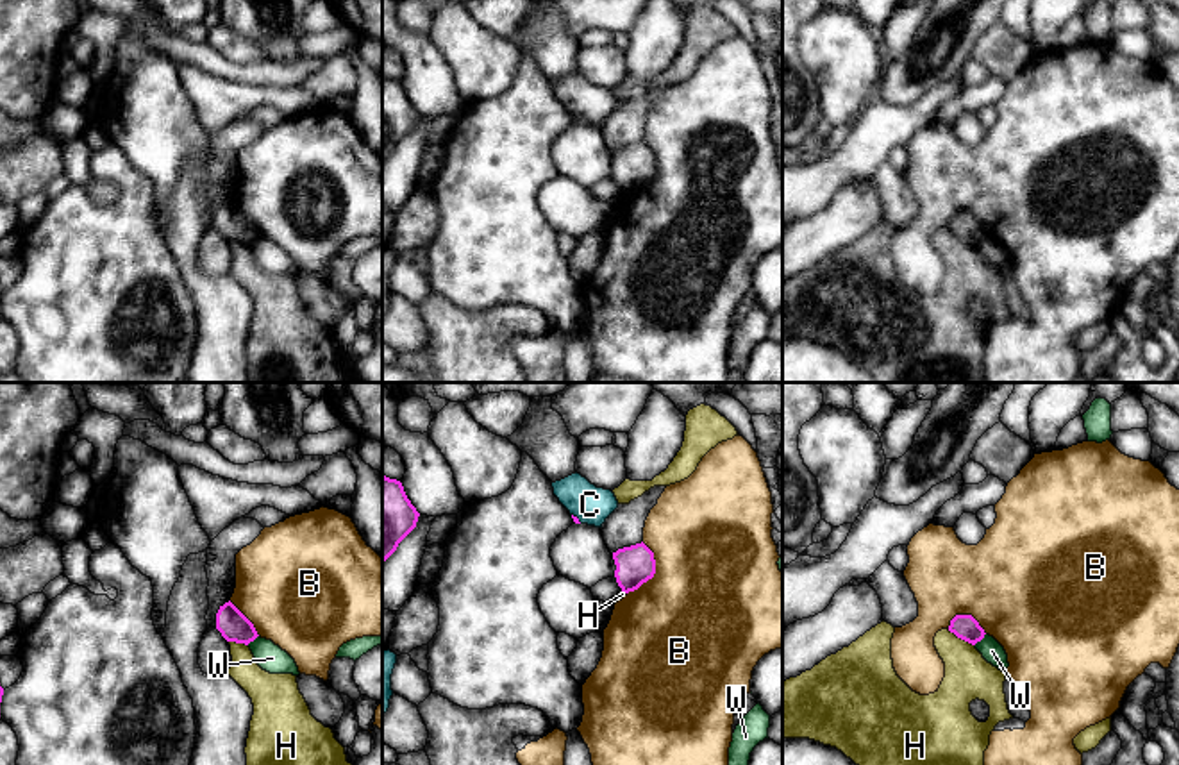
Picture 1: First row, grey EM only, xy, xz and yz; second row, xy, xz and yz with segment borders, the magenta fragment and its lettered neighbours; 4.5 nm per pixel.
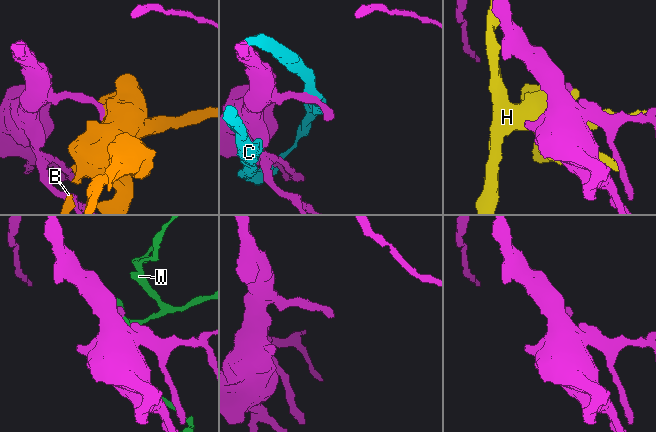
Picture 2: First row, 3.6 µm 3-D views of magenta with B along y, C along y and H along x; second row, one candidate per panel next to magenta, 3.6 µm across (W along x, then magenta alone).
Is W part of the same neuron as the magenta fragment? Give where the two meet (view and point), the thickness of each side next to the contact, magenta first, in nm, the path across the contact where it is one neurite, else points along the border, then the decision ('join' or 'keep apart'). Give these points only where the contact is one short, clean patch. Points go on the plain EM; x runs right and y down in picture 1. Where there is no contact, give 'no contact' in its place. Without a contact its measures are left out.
yz (979, 240) | 110/100 nm | along yz (985, 233), (974, 243) | keep apart

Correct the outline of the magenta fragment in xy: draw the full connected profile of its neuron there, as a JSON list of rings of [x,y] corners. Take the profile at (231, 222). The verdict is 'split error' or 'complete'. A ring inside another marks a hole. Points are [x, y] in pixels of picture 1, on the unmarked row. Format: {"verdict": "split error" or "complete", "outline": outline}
{"verdict": "complete", "outline": [[[229,200],[216,213],[216,229],[227,241],[248,245],[259,234],[254,223]]]}

